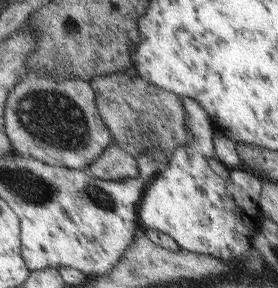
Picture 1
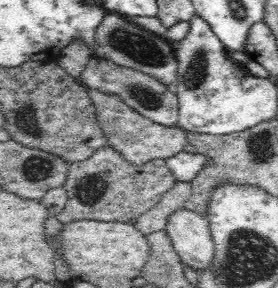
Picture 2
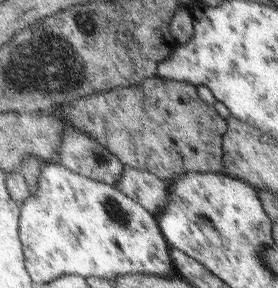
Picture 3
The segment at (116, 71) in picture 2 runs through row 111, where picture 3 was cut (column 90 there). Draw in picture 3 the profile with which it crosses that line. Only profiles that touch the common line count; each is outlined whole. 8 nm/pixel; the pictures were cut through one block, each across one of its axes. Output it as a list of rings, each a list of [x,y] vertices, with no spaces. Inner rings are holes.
[[[53,106],[53,108],[47,112],[47,116],[55,116],[55,118],[63,124],[63,132],[59,134],[61,144],[59,144],[59,148],[57,148],[57,154],[53,156],[53,162],[65,166],[67,170],[71,170],[71,172],[75,172],[75,174],[81,174],[81,176],[87,176],[87,178],[91,178],[91,180],[95,180],[95,182],[111,184],[111,186],[113,186],[113,184],[117,182],[121,170],[123,170],[123,164],[117,160],[117,156],[113,156],[113,154],[111,154],[103,144],[99,144],[93,136],[89,136],[89,134],[77,130],[77,128],[71,124],[71,118],[61,112],[61,106]]]

